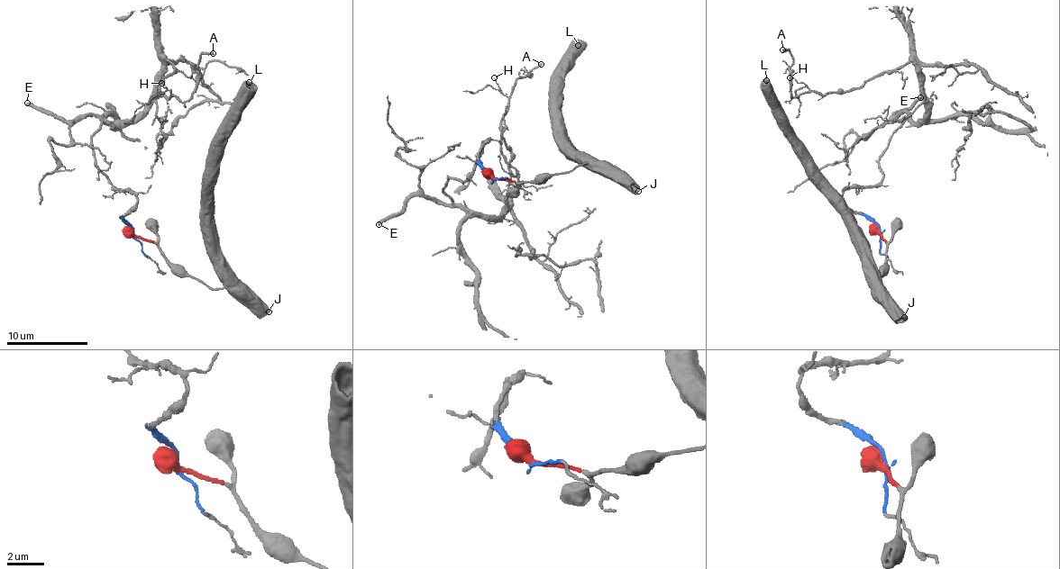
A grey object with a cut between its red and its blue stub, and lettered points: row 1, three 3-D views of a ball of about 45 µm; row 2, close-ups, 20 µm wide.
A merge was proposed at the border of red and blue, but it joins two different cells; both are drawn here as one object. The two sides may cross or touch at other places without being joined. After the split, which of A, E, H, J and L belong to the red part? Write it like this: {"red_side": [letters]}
{"red_side": ["J", "L"]}

